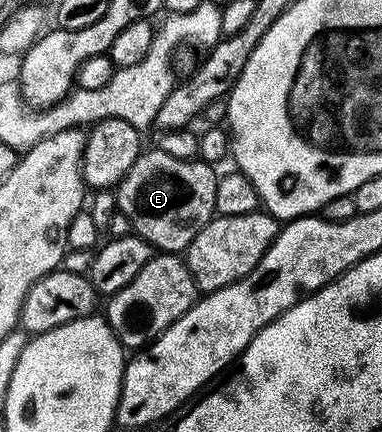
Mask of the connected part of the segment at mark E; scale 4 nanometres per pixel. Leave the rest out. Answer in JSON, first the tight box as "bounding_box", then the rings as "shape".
{"bounding_box":[117,149,217,253],"shape":[[[158,149],[144,150],[133,161],[129,173],[117,185],[117,211],[127,223],[132,232],[138,235],[152,249],[159,253],[186,252],[188,243],[195,238],[195,232],[212,218],[215,205],[215,180],[217,178],[212,164],[195,159],[169,157],[169,153]]]}

